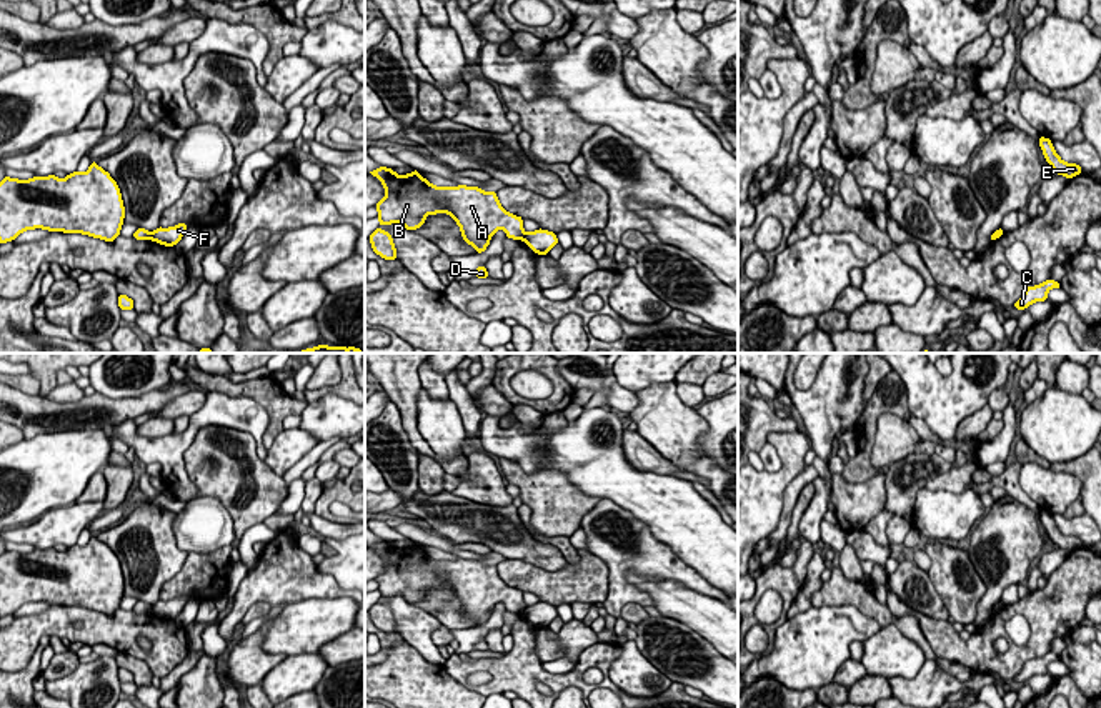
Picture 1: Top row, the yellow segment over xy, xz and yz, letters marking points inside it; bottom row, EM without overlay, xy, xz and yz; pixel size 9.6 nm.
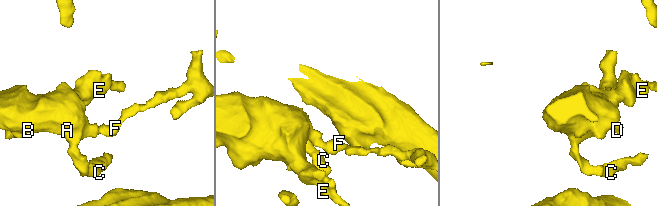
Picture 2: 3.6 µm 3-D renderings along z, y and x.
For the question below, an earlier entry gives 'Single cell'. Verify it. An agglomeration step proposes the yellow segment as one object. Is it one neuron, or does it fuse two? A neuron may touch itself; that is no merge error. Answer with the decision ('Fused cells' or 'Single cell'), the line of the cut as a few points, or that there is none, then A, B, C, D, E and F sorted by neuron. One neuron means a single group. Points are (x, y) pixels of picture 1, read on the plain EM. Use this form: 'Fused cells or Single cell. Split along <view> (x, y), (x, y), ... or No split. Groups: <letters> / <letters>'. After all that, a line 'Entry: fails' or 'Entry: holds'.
Fused cells. Split along xy (150, 607), (152, 612). Groups: A B C D E / F
Entry: fails

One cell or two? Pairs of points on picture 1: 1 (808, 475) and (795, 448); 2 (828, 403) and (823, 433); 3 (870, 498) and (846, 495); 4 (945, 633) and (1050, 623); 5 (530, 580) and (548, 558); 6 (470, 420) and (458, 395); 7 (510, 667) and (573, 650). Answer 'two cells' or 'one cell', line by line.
1: two cells
2: one cell
3: one cell
4: one cell
5: two cells
6: one cell
7: two cells

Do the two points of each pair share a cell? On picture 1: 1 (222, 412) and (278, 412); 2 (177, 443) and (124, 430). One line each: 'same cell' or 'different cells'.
1: different cells
2: same cell

